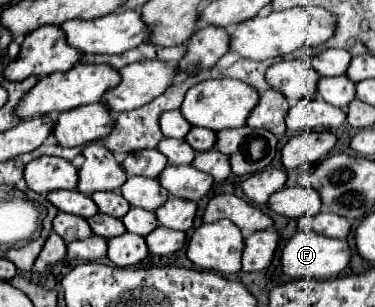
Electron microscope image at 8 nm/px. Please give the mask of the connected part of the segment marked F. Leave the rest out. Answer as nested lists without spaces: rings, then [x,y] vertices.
[[[298,231],[292,239],[286,241],[284,249],[282,249],[282,271],[284,275],[292,277],[292,279],[302,279],[302,277],[312,277],[312,279],[330,279],[340,275],[350,261],[350,247],[346,241],[340,239],[330,239],[330,237],[322,237],[318,233],[306,233],[306,231]]]

